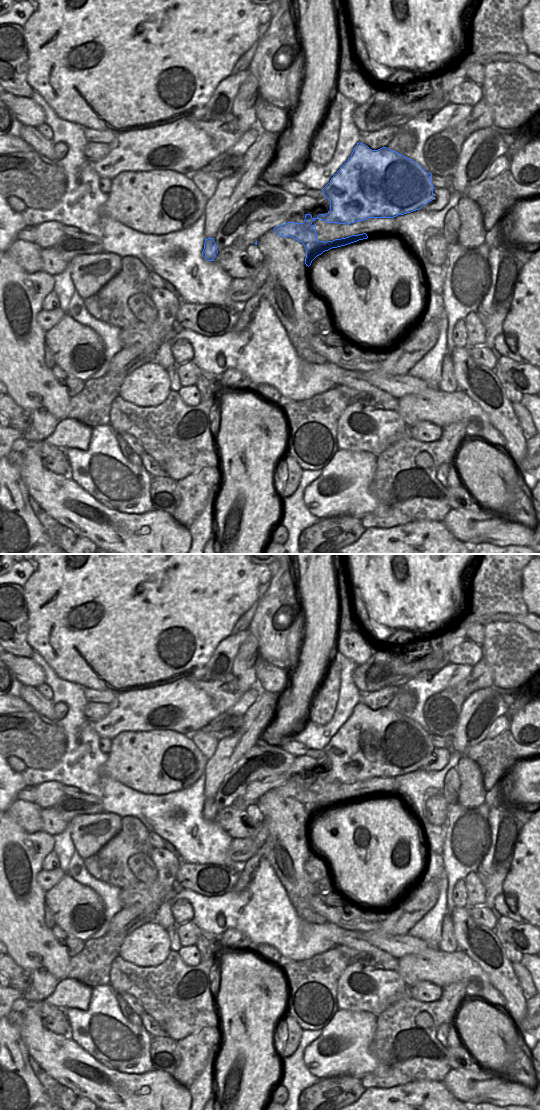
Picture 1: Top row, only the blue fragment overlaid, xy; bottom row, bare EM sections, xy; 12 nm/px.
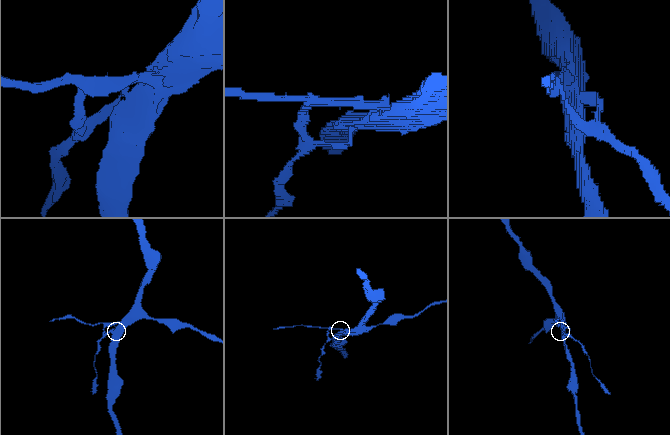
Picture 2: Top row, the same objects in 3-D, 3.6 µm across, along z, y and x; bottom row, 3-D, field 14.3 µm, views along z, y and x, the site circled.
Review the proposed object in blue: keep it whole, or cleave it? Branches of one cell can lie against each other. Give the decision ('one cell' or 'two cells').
two cells

